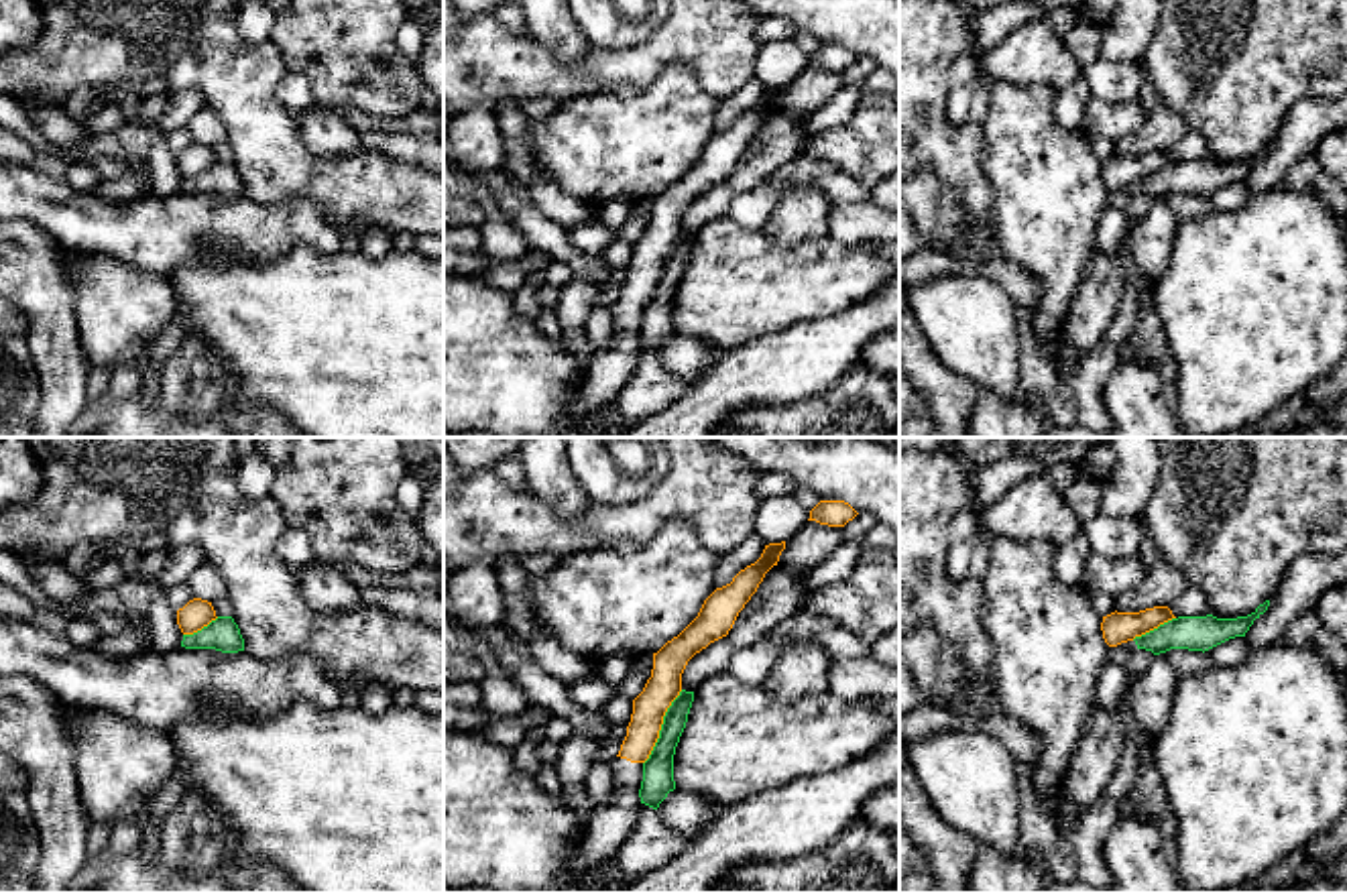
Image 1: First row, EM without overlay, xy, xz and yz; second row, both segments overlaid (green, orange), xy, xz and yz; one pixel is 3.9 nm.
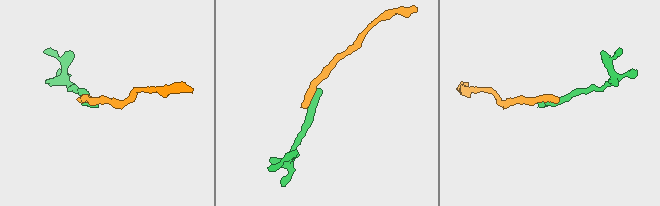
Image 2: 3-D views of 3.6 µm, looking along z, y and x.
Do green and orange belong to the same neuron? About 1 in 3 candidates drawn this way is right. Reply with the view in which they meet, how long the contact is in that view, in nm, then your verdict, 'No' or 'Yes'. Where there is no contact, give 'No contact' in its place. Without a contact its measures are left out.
Touches green in xz. Shared border 340 nm. No

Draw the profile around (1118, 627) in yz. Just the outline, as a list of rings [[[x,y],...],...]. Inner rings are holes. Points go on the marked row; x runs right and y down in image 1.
[[[1154,606],[1139,612],[1111,612],[1103,616],[1101,631],[1109,647],[1133,641],[1160,624],[1176,618],[1168,606]]]

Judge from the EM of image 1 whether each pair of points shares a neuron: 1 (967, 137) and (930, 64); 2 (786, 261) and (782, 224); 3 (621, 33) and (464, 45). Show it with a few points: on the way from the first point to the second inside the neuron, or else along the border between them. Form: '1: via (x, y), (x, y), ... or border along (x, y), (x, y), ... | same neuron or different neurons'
1: via (945, 129), (930, 114), (930, 86) | same neuron
2: border along (762, 230), (784, 245), (829, 236) | different neurons
3: border along (639, 43), (627, 49), (593, 47) | different neurons

